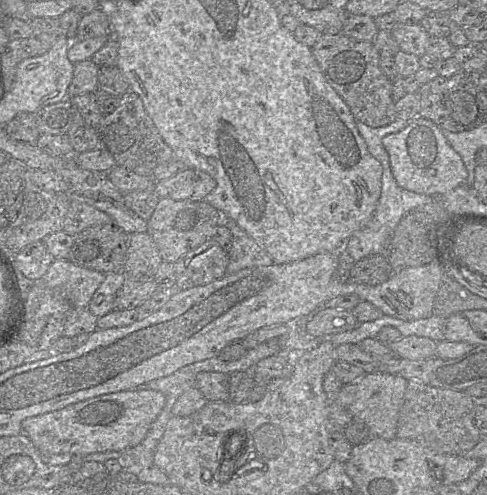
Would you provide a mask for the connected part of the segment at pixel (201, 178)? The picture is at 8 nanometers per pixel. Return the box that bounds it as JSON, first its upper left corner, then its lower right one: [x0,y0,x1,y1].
[152,168,216,201]

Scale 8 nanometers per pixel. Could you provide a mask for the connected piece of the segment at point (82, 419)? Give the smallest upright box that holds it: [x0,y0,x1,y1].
[22,389,166,455]

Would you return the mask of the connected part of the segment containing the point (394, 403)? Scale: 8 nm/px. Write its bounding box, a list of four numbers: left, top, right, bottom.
[330,371,407,439]

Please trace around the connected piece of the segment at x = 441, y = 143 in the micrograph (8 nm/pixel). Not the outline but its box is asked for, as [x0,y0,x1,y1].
[382,119,468,196]

